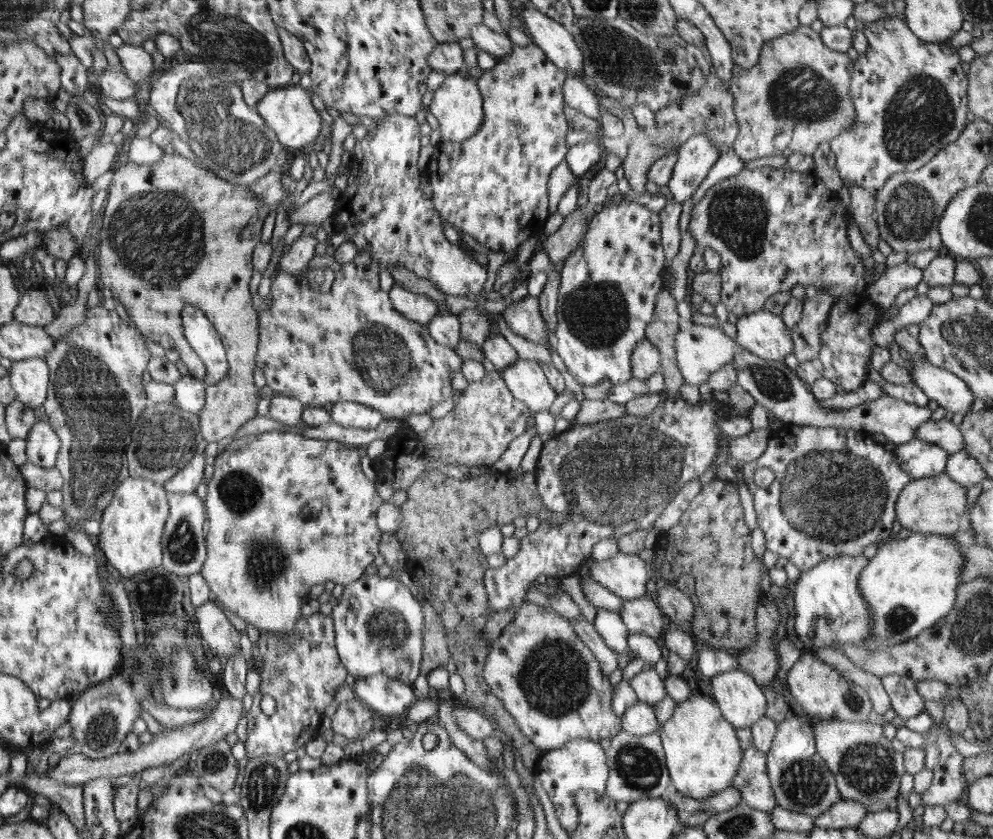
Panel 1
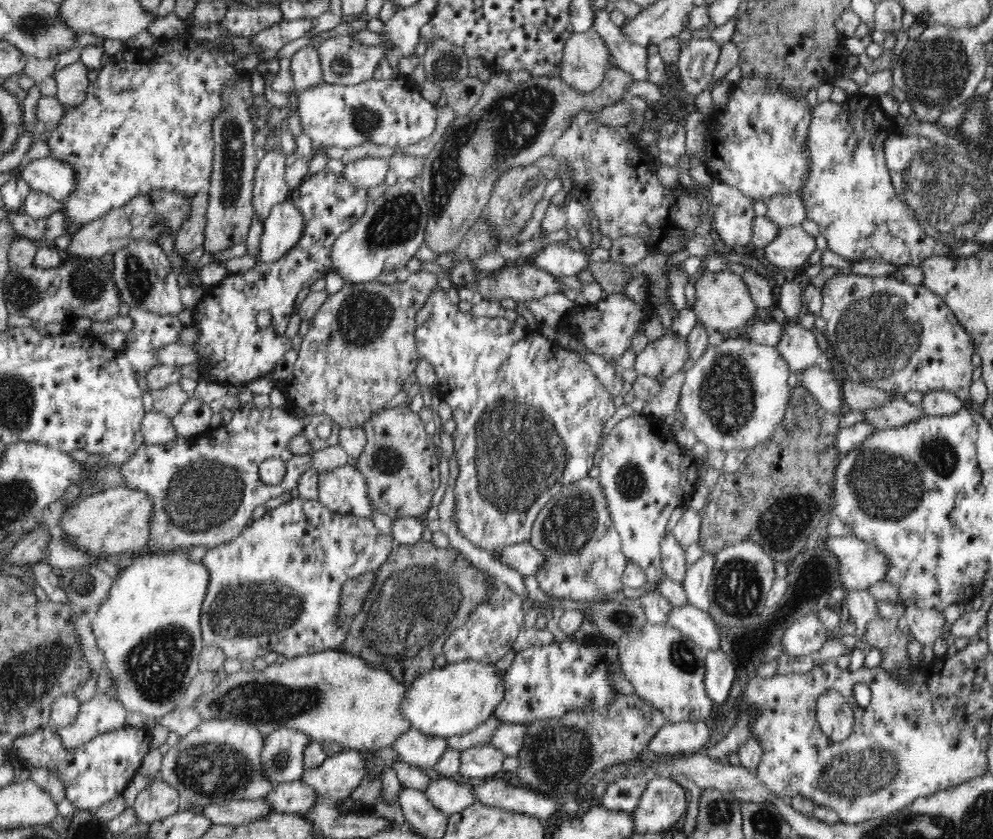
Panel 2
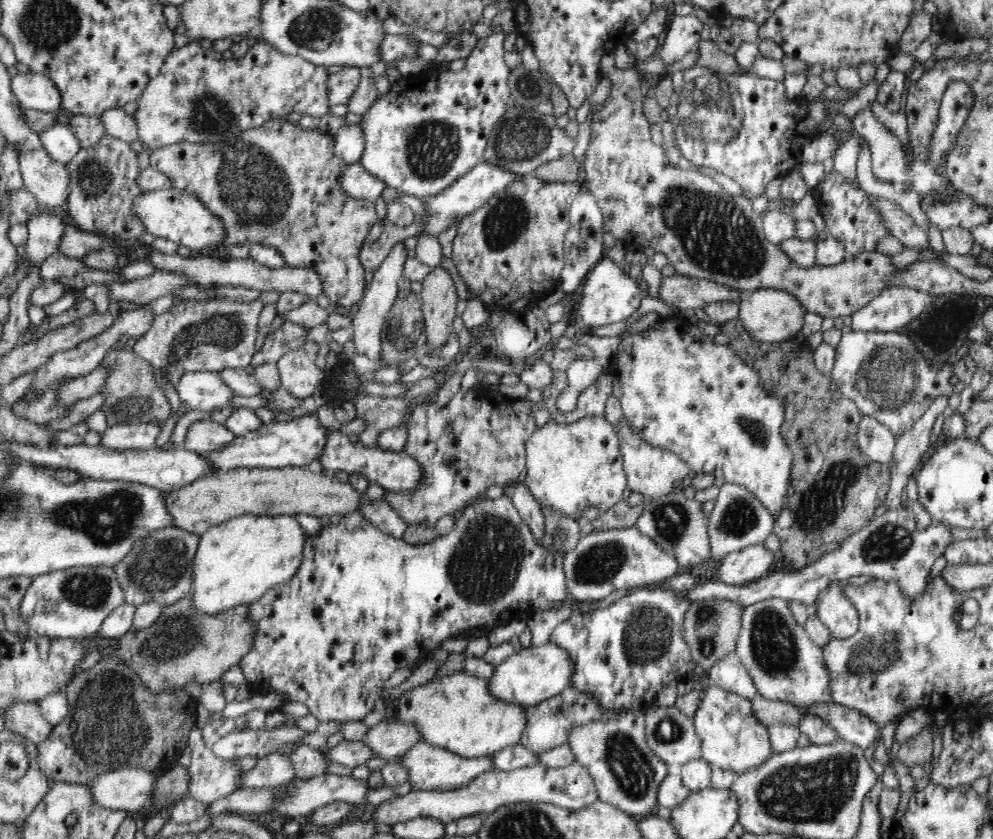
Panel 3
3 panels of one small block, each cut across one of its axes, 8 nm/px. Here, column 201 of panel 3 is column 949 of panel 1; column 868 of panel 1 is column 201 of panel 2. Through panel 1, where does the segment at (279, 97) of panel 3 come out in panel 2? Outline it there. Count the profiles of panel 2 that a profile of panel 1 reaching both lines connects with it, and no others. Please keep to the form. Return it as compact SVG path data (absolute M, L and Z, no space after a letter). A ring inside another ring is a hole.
M203 23L193 26L184 27L184 32L178 39L167 39L156 37L156 62L154 62L154 48L151 50L124 49L114 56L108 58L107 64L99 71L100 74L94 82L89 83L86 98L80 106L76 108L63 108L62 118L58 122L56 128L49 130L48 136L45 138L48 146L51 148L51 156L64 163L72 165L74 174L76 175L76 188L73 194L62 203L61 209L70 223L68 233L72 236L78 228L88 224L91 220L100 218L103 214L114 208L120 208L124 204L128 204L130 200L134 200L140 194L147 194L155 188L168 188L168 190L178 191L188 198L194 197L198 192L205 192L210 188L212 162L214 158L213 152L213 136L212 136L212 118L222 110L222 88L224 84L236 80L239 70L236 69L236 63L244 55L234 50L233 46L226 42L229 35L228 29L221 23Z

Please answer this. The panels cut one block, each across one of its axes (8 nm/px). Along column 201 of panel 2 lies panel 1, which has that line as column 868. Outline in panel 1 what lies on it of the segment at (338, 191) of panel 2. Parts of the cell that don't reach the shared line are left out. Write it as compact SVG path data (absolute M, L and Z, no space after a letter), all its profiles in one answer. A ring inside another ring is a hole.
M865 291L842 296L833 303L826 320L827 328L820 333L821 348L818 356L799 363L795 369L798 378L809 386L819 378L827 378L846 391L855 391L868 379L870 355L876 347L876 342L872 340L872 330L880 320L881 310L872 304Z

